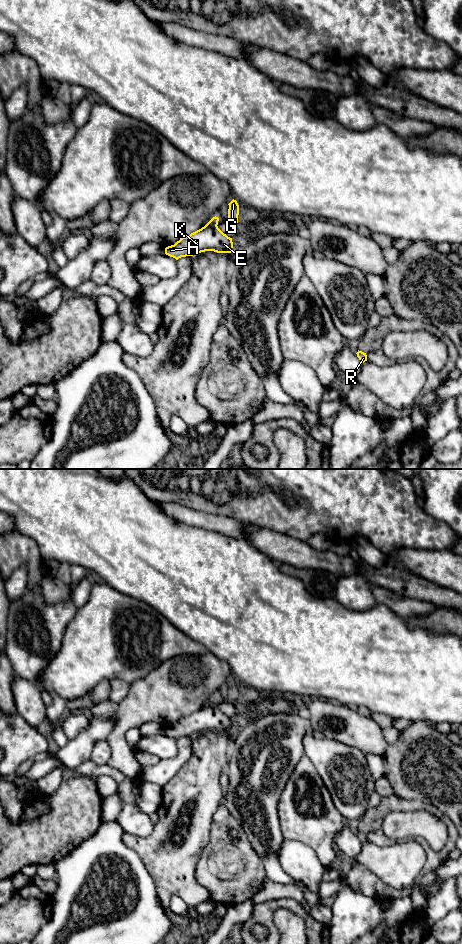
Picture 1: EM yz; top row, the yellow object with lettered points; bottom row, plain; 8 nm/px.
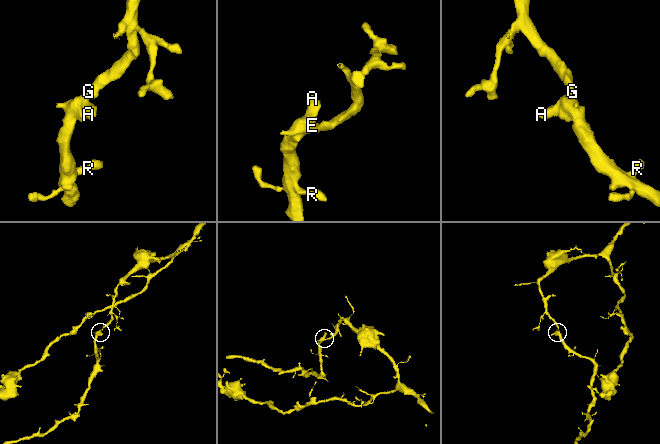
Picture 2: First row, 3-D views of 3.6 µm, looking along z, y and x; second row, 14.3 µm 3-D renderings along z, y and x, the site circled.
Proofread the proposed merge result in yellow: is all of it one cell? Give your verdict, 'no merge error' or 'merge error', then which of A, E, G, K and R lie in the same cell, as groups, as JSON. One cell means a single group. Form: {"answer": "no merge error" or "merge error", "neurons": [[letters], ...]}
{"answer": "no merge error", "neurons": [["A", "E", "G", "K", "R"]]}

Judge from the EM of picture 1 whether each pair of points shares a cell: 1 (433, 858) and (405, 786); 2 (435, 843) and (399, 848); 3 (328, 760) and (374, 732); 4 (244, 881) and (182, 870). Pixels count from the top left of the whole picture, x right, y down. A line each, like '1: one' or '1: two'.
1: two
2: two
3: two
4: two

